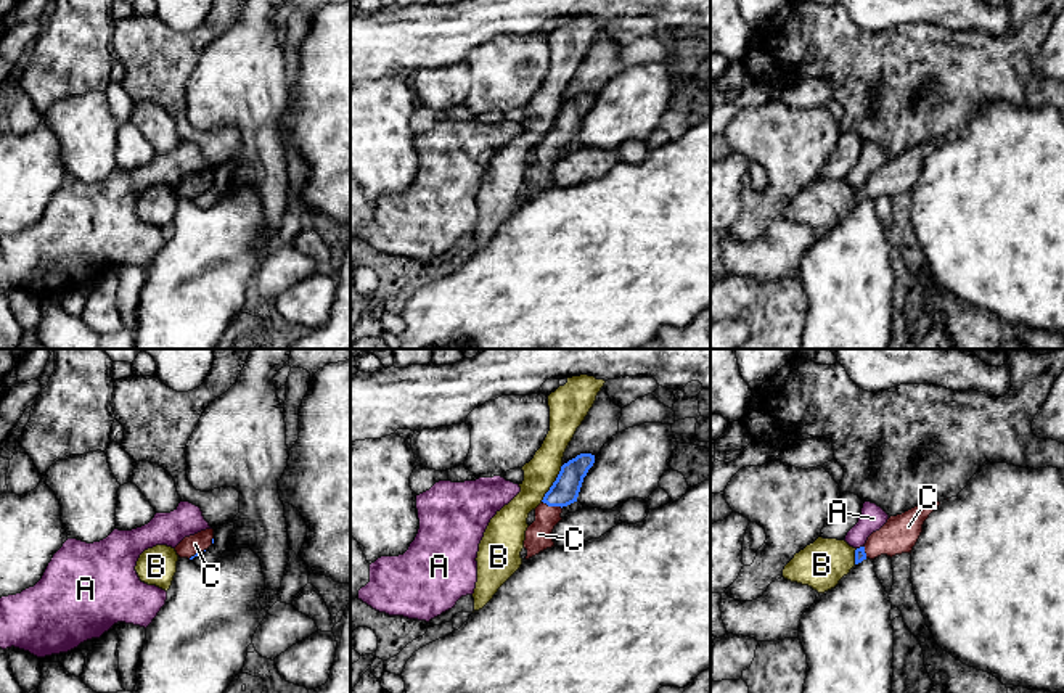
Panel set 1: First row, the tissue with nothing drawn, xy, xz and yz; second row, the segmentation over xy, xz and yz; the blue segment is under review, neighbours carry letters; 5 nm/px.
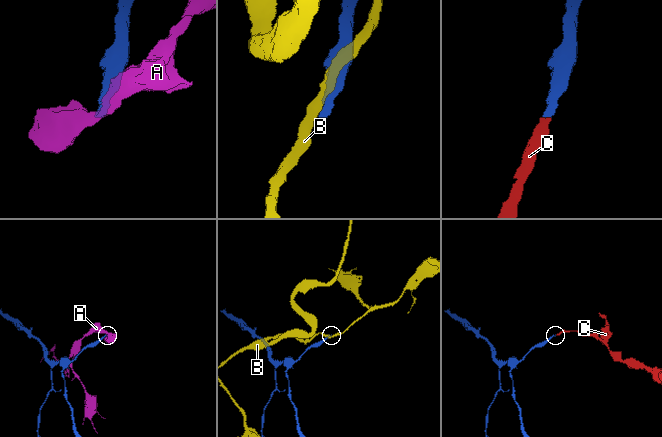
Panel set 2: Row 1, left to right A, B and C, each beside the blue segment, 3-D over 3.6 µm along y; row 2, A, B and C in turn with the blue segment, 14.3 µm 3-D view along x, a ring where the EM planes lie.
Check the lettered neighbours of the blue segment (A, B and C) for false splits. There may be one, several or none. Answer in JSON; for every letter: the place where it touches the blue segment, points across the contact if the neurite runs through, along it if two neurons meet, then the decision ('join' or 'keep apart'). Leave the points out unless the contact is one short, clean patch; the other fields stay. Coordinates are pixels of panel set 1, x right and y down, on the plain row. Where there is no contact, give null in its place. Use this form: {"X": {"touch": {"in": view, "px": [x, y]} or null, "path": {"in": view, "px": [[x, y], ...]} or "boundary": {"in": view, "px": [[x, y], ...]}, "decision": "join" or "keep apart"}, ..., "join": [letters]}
{"A": {"touch": {"in": "yz", "px": [860, 187]}, "boundary": {"in": "yz", "px": [[863, 185], [857, 188]]}, "decision": "keep apart"}, "B": {"touch": {"in": "xz", "px": [553, 123]}, "decision": "keep apart"}, "C": {"touch": {"in": "xz", "px": [552, 145]}, "path": {"in": "xz", "px": [[564, 131], [552, 145], [539, 174]]}, "decision": "join"}, "join": ["C"]}

